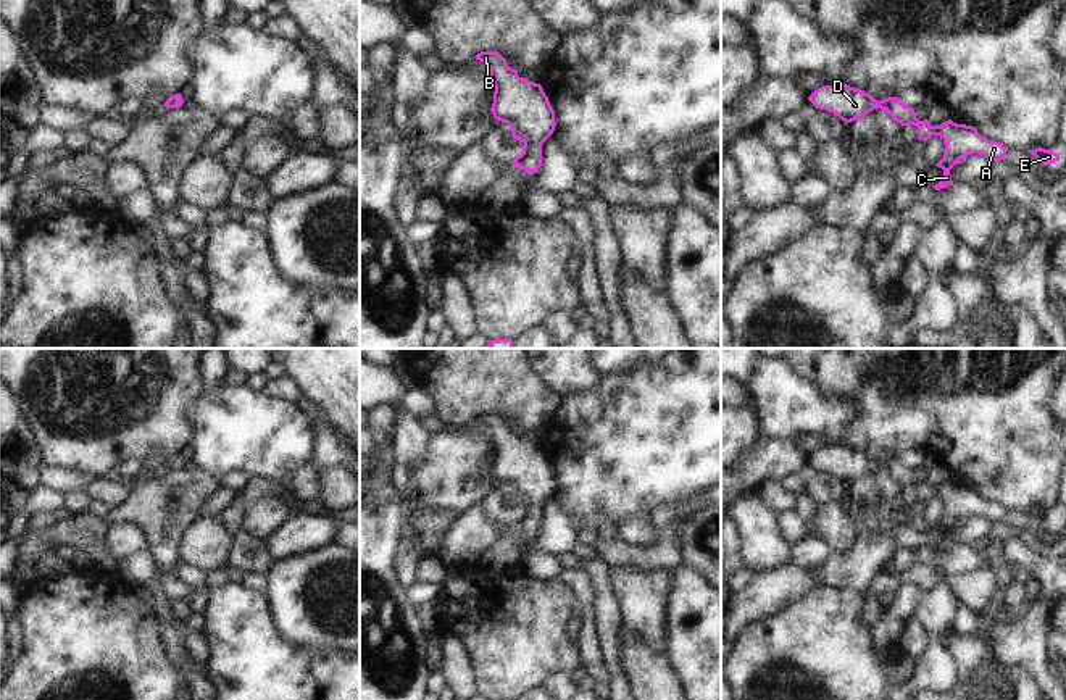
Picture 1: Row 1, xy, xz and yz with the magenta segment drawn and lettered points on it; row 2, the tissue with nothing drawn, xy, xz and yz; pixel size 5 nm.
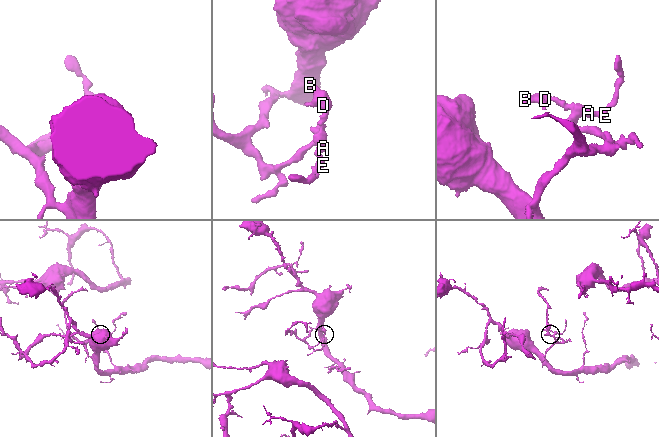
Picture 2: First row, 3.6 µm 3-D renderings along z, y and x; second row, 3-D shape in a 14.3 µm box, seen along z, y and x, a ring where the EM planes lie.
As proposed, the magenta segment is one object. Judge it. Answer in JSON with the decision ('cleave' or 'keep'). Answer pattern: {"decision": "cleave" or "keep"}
{"decision": "keep"}

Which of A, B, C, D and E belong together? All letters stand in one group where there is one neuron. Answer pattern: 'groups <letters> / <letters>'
groups A B C D E

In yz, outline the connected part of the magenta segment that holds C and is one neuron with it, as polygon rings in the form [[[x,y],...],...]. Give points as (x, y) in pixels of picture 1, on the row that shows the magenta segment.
[[[847,84],[822,85],[814,90],[808,100],[819,110],[834,113],[845,123],[852,123],[874,108],[885,110],[902,126],[916,126],[918,139],[927,140],[932,135],[940,135],[945,144],[943,158],[935,165],[943,169],[939,184],[932,185],[935,190],[950,185],[950,169],[964,156],[981,153],[990,161],[1001,161],[1008,152],[1000,142],[982,137],[976,127],[956,124],[951,119],[940,126],[932,126],[927,119],[919,121],[914,108],[903,105],[897,97],[876,100],[864,90],[850,87]]]

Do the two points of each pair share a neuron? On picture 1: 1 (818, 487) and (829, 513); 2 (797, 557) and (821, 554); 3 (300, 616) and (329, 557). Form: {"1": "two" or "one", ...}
{"1": "two", "2": "one", "3": "one"}

